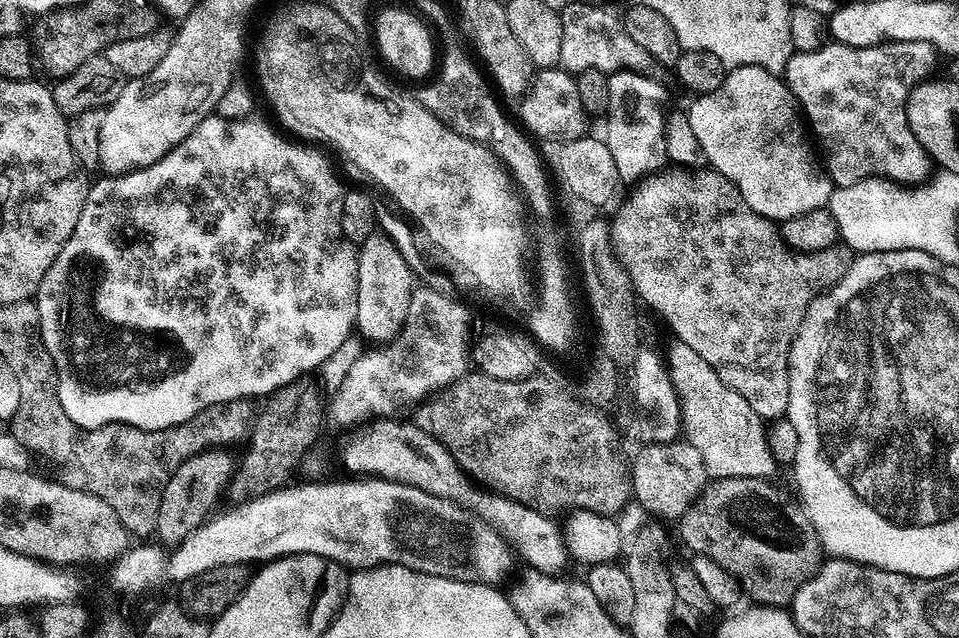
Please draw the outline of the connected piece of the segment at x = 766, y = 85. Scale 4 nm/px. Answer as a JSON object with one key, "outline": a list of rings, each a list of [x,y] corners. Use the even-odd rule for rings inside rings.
{"outline":[[[762,66],[733,67],[731,71],[725,75],[722,86],[718,86],[718,90],[697,95],[693,100],[696,101],[690,106],[687,105],[686,111],[690,126],[694,129],[694,138],[698,138],[698,142],[700,143],[700,151],[703,159],[707,161],[711,167],[715,168],[717,172],[722,173],[722,175],[739,190],[742,194],[742,198],[746,202],[746,206],[750,210],[764,215],[766,219],[775,222],[783,222],[790,218],[794,218],[794,214],[806,214],[806,210],[818,210],[827,205],[828,199],[832,196],[834,187],[832,179],[828,177],[827,171],[818,163],[817,157],[815,160],[815,158],[812,157],[811,150],[804,145],[805,129],[803,127],[801,127],[802,129],[795,128],[795,126],[792,125],[792,108],[794,112],[794,109],[797,107],[797,102],[796,99],[792,97],[792,92],[788,88],[788,85],[784,83],[783,79],[781,79],[777,73],[767,72]]]}

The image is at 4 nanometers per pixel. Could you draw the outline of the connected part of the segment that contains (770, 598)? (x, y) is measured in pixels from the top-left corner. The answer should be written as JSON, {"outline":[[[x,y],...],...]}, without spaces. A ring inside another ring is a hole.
{"outline":[[[763,476],[709,479],[680,517],[678,527],[680,540],[689,548],[689,553],[718,562],[718,566],[725,568],[740,583],[743,595],[752,599],[749,601],[760,606],[788,606],[797,590],[820,569],[822,541],[816,537],[805,509],[772,482]]]}

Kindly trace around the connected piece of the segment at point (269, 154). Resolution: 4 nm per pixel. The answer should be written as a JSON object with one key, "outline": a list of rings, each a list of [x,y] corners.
{"outline":[[[219,114],[206,116],[178,146],[158,158],[158,162],[133,172],[105,175],[105,180],[97,184],[95,181],[89,187],[78,226],[74,226],[74,234],[70,234],[58,258],[46,270],[34,297],[40,315],[40,336],[56,367],[58,402],[66,410],[66,418],[79,428],[129,424],[158,430],[186,422],[215,404],[256,396],[267,398],[300,376],[315,373],[353,335],[358,314],[358,248],[342,234],[340,219],[345,185],[340,185],[335,170],[322,153],[291,144],[270,125],[252,119],[228,120]]]}

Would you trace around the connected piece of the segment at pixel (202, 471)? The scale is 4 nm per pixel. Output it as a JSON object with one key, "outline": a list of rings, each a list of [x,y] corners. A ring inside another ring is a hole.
{"outline":[[[209,449],[207,452],[200,452],[186,460],[171,476],[170,482],[163,490],[162,498],[159,502],[158,518],[156,519],[156,536],[157,539],[168,546],[175,546],[181,543],[194,529],[200,527],[211,513],[210,508],[217,500],[220,490],[225,489],[229,483],[234,470],[234,460],[223,449]]]}

